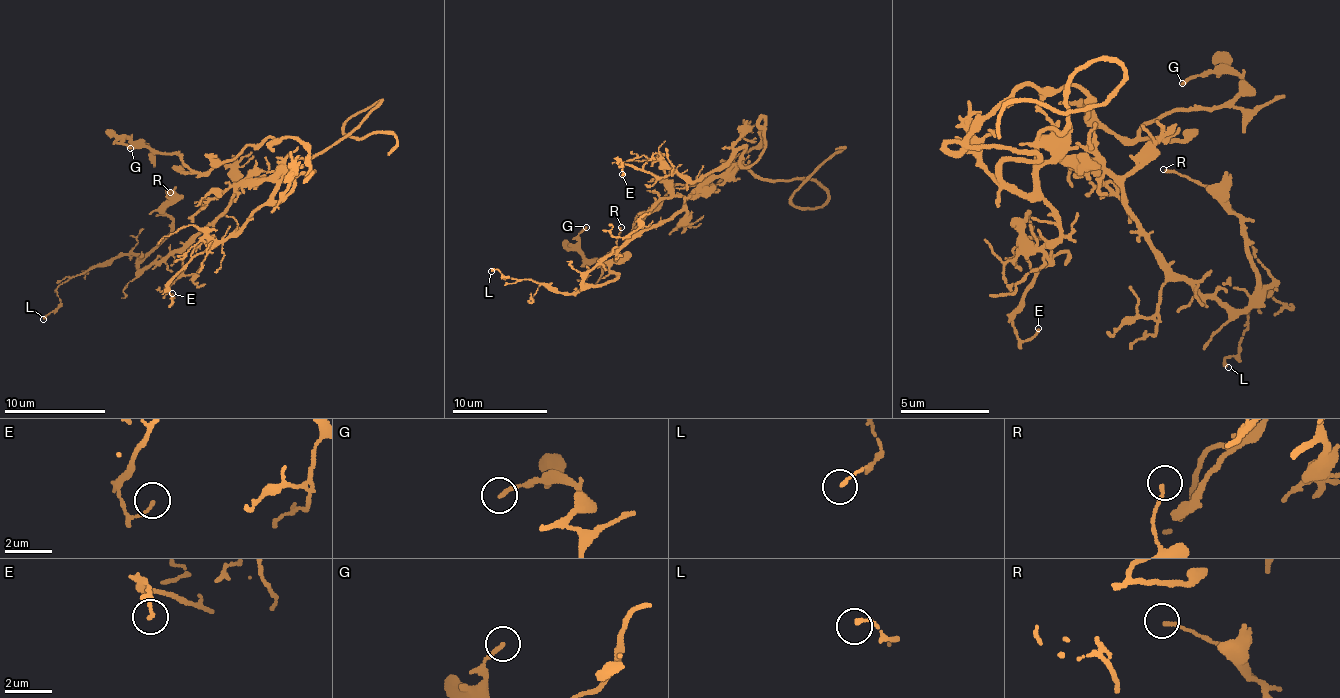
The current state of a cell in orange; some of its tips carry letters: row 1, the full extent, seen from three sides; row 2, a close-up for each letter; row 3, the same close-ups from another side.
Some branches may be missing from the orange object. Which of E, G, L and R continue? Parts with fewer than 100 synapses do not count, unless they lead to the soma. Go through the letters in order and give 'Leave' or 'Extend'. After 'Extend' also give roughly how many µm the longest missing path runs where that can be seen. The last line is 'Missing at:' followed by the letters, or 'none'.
E: Leave
G: Leave
L: Leave
R: Leave
Missing at: none

